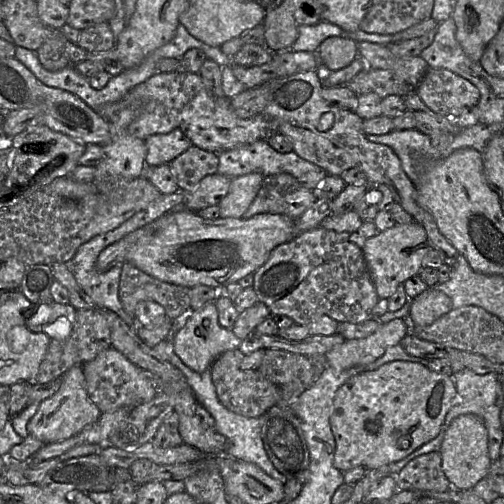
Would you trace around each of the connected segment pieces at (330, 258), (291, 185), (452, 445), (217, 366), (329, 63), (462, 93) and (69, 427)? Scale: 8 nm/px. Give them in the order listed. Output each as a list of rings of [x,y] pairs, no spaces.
[[[320,226],[297,234],[290,241],[277,246],[267,261],[253,273],[253,277],[252,288],[258,302],[264,303],[272,315],[287,316],[300,325],[309,325],[323,315],[338,323],[361,323],[372,318],[372,309],[380,299],[362,248],[350,241],[350,233],[338,233]]]
[[[289,173],[264,177],[262,185],[242,218],[258,214],[282,214],[296,221],[317,198]]]
[[[473,414],[456,417],[444,435],[439,452],[443,472],[453,488],[472,490],[481,479],[487,477],[492,463],[488,451],[488,432],[483,420]]]
[[[238,349],[228,350],[219,355],[211,364],[212,382],[216,389],[216,394],[219,401],[230,411],[245,416],[259,417],[274,406],[280,398],[278,387],[266,380],[257,370],[242,370],[240,364],[245,354]]]
[[[348,37],[326,38],[316,51],[323,72],[347,67],[358,55],[357,42]]]
[[[429,68],[416,91],[433,112],[447,118],[457,117],[467,107],[475,107],[480,92],[467,79],[444,68]]]
[[[74,365],[61,376],[59,389],[42,400],[37,412],[27,424],[28,433],[44,444],[59,442],[78,434],[88,425],[96,422],[102,412],[89,398],[82,365]]]

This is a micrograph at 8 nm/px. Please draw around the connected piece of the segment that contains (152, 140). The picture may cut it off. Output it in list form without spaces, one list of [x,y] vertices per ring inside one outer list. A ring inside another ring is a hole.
[[[176,128],[168,133],[155,134],[145,140],[147,167],[155,167],[162,164],[170,164],[176,157],[186,151],[191,141]]]

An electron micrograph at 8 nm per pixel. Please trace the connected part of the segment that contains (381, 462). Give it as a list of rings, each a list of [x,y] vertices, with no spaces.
[[[395,360],[349,378],[337,390],[329,417],[336,443],[334,467],[342,472],[357,466],[373,470],[407,457],[439,434],[447,413],[456,403],[453,378],[433,372],[420,363]]]

